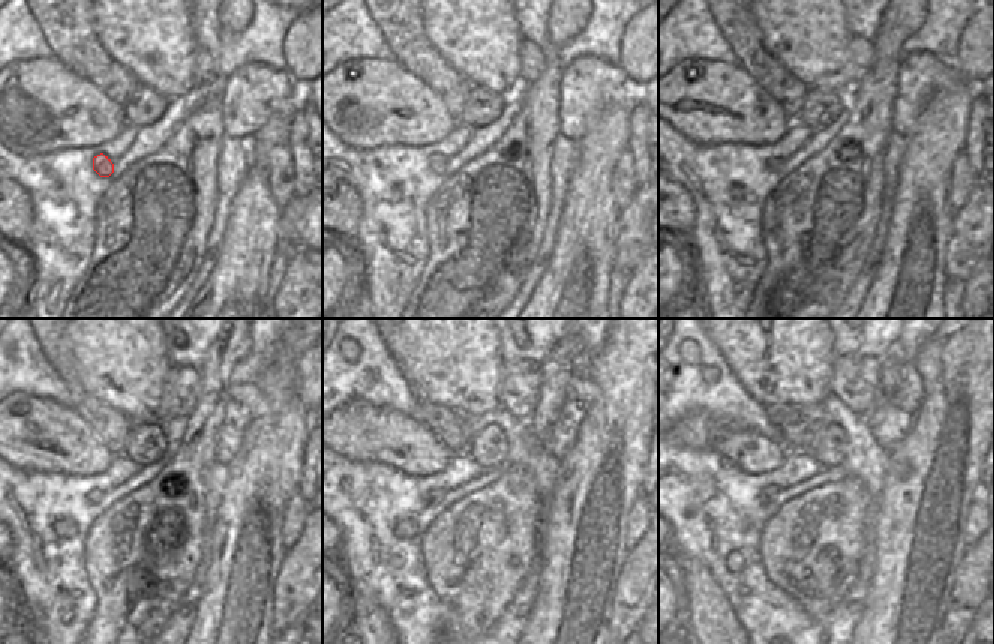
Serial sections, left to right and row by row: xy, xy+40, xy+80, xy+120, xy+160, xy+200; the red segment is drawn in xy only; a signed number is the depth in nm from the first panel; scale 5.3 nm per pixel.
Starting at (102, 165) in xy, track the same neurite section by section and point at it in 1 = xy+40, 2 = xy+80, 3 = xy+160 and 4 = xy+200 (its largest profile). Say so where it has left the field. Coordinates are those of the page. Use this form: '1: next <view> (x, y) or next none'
1: next xy+40 (438, 164)
2: next xy+80 (774, 162)
3: next xy+160 (434, 496)
4: next xy+200 (769, 493)

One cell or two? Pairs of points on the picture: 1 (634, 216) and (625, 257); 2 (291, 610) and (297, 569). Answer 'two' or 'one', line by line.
1: one
2: one

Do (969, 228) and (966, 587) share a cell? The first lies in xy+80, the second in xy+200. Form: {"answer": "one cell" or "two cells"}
{"answer": "one cell"}

